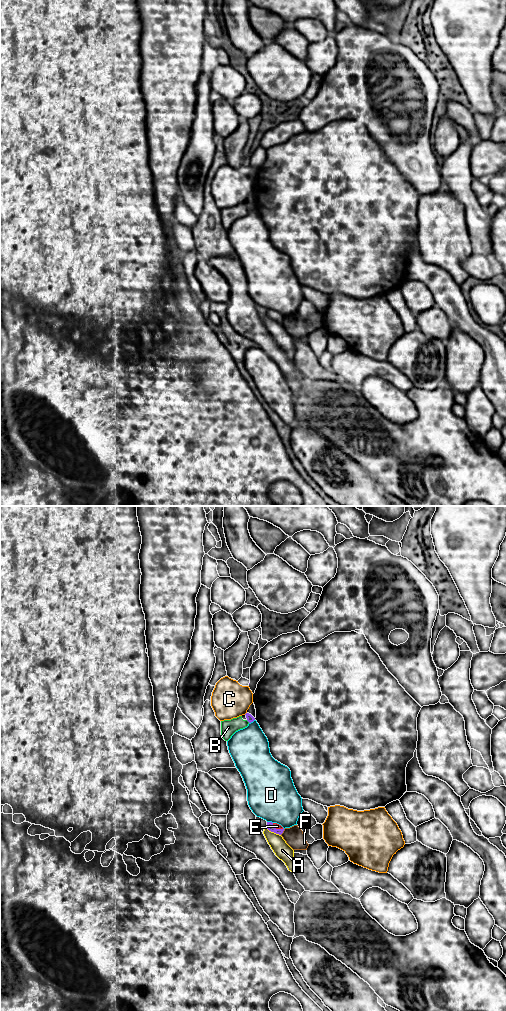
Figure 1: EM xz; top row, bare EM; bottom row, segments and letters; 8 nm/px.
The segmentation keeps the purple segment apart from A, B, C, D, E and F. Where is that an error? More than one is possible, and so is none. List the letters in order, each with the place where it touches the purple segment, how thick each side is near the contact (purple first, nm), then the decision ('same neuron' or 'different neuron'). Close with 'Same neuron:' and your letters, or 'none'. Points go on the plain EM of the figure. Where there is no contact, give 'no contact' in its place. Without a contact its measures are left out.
A: meets purple in xz at (273, 319); 60 nm thick on the purple side, 140 nm on the other; different neuron
B: meets purple in xz at (248, 209); 60 nm thick on the purple side, 130 nm on the other; different neuron
C: no contact; different neuron
D: meets purple in xz at (251, 209); 60 nm thick on the purple side, 320 nm on the other; different neuron
E: meets purple in xz at (277, 317); 60 nm thick on the purple side, 50 nm on the other; same neuron
F: meets purple in xz at (282, 320); 60 nm thick on the purple side, 160 nm on the other; different neuron
Same neuron: E

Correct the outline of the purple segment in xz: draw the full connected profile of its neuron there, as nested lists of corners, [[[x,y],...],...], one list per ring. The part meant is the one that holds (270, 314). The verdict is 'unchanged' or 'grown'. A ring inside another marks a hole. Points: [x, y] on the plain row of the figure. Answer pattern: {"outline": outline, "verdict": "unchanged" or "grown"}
{"outline": [[[267,310],[266,316],[269,319],[274,320],[279,323],[281,323],[284,319],[284,316],[281,313],[277,312],[277,311],[272,311],[272,310]]], "verdict": "grown"}

